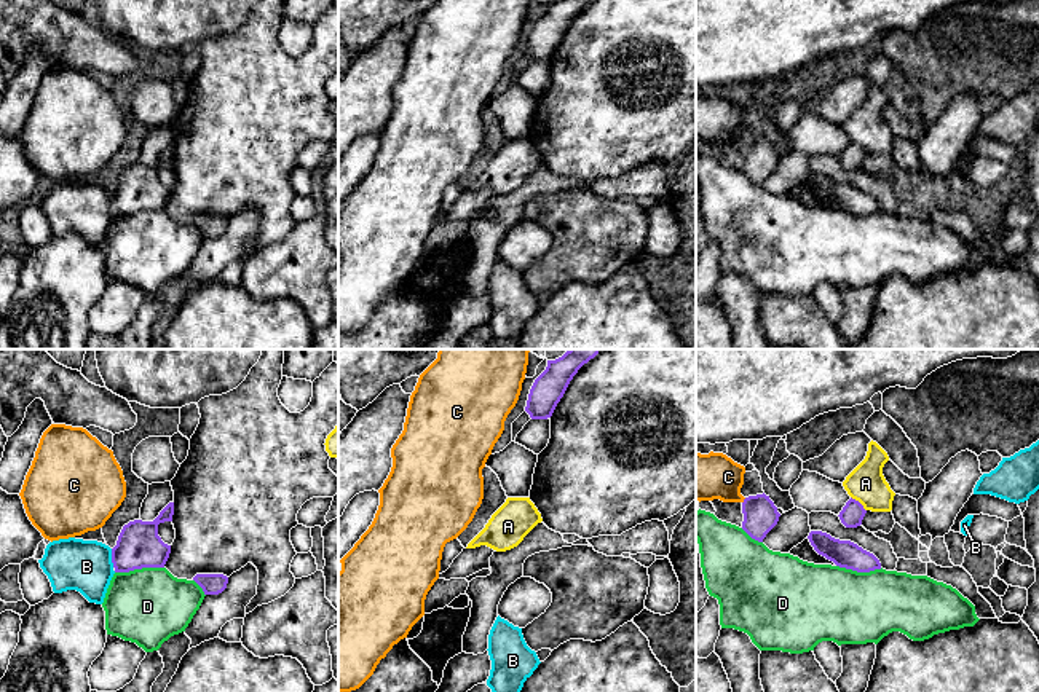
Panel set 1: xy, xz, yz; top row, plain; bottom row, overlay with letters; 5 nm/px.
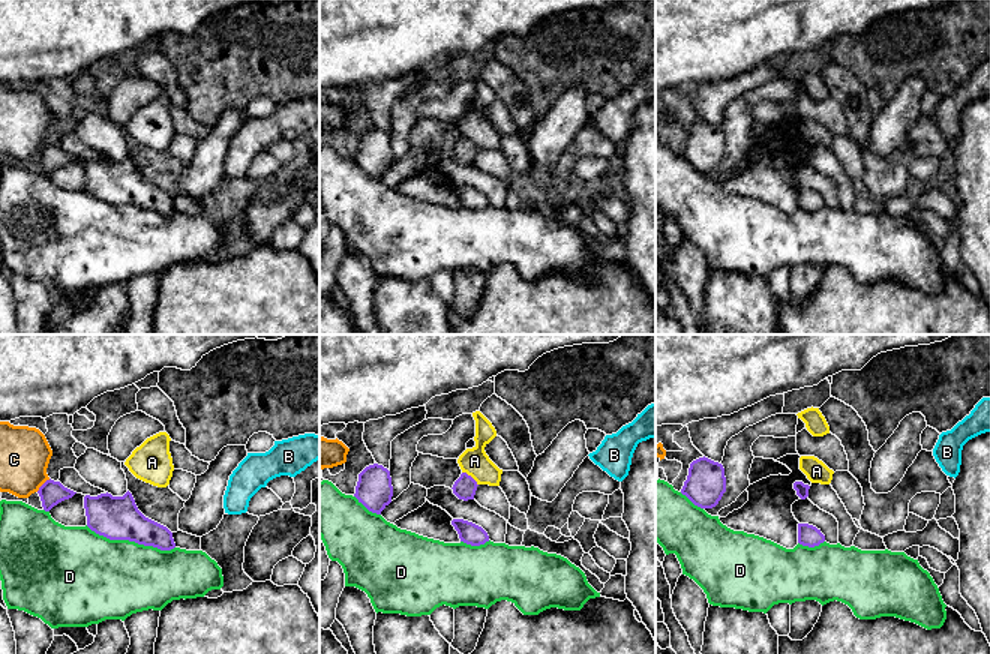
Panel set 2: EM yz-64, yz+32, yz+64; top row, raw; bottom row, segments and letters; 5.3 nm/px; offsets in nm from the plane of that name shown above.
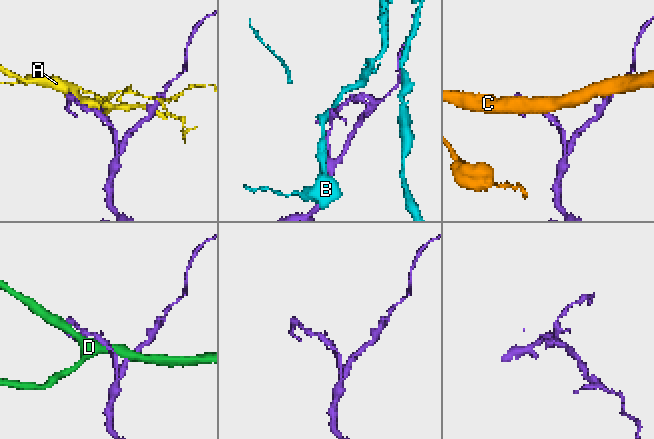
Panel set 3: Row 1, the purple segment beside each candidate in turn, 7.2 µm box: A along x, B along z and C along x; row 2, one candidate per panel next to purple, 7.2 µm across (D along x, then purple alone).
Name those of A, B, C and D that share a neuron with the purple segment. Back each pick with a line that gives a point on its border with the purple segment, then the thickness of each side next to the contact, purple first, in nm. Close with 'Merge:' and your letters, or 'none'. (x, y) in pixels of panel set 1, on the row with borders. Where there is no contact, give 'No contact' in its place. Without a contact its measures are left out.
Merge: none

